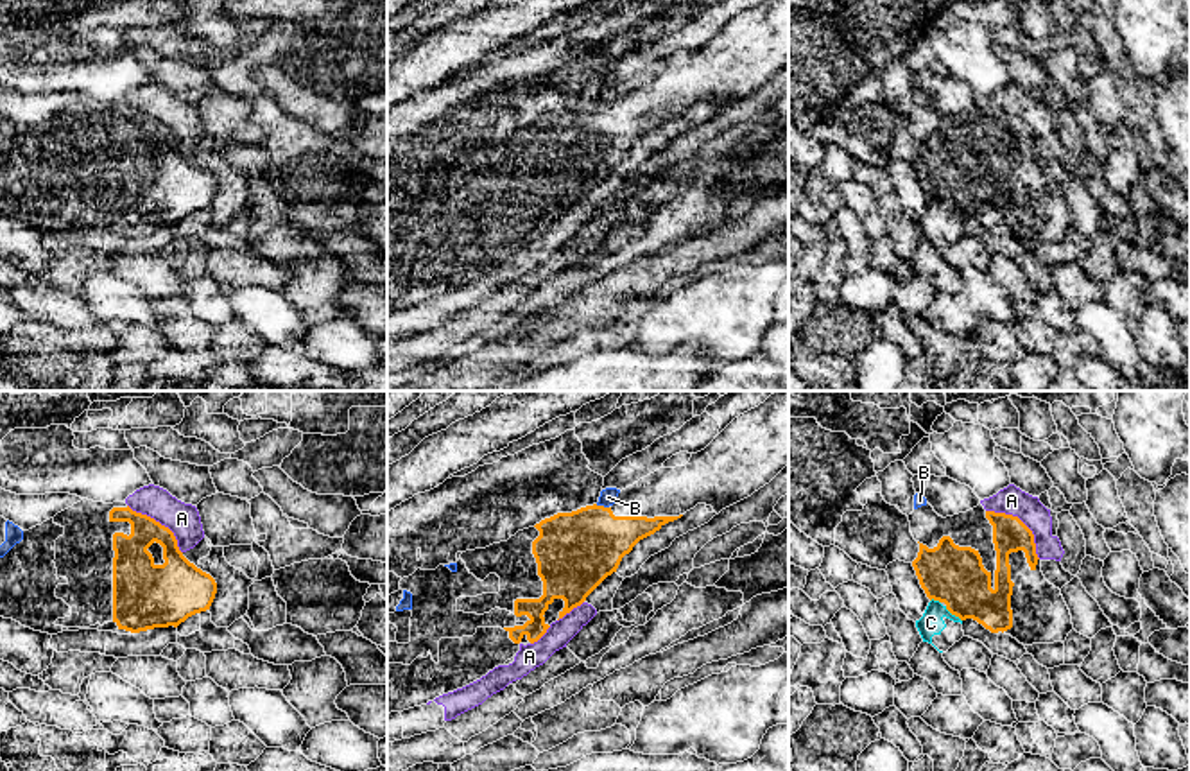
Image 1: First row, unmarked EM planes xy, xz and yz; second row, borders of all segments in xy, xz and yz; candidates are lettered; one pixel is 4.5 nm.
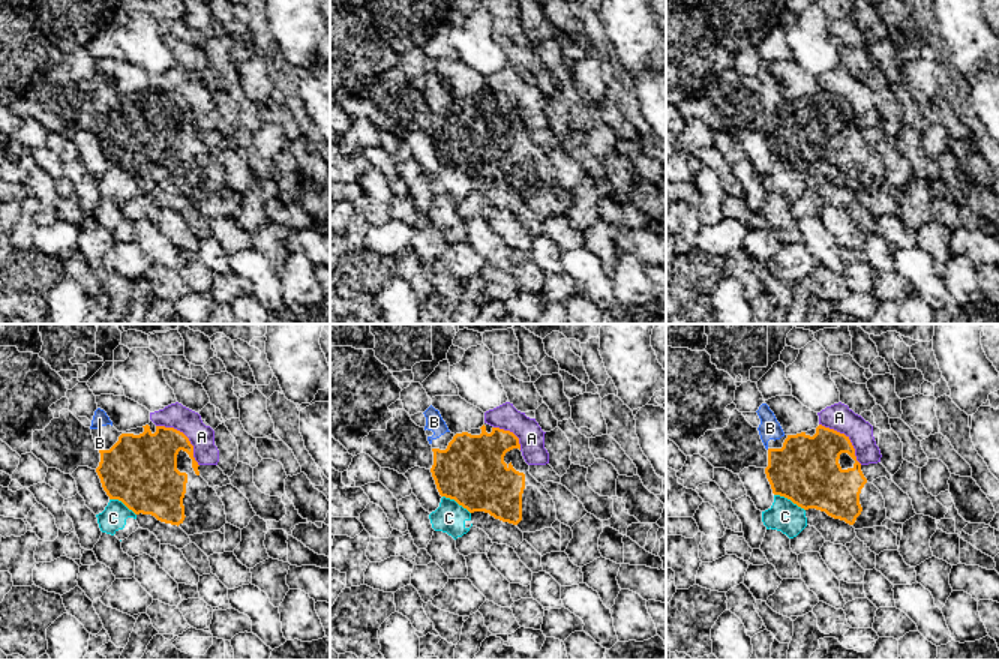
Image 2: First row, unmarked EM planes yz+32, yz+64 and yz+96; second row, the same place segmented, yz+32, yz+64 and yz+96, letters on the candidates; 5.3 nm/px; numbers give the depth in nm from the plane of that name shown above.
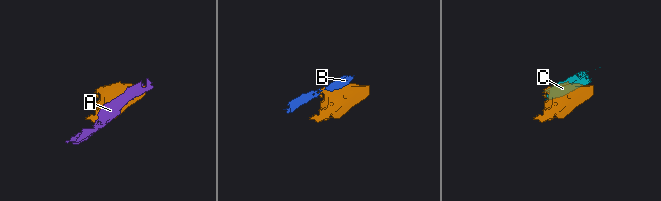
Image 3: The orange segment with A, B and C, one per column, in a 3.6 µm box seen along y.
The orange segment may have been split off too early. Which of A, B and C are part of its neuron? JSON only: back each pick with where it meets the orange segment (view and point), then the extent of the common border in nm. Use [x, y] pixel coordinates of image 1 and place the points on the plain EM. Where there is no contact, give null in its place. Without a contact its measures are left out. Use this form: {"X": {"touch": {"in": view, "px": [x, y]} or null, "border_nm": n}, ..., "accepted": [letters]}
{"accepted": []}

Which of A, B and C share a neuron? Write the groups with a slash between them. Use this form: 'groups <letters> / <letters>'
groups A / B / C

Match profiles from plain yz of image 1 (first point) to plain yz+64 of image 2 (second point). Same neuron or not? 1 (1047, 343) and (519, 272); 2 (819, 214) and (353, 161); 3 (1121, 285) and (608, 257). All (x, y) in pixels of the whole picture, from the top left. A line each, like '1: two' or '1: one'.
1: one
2: one
3: one

